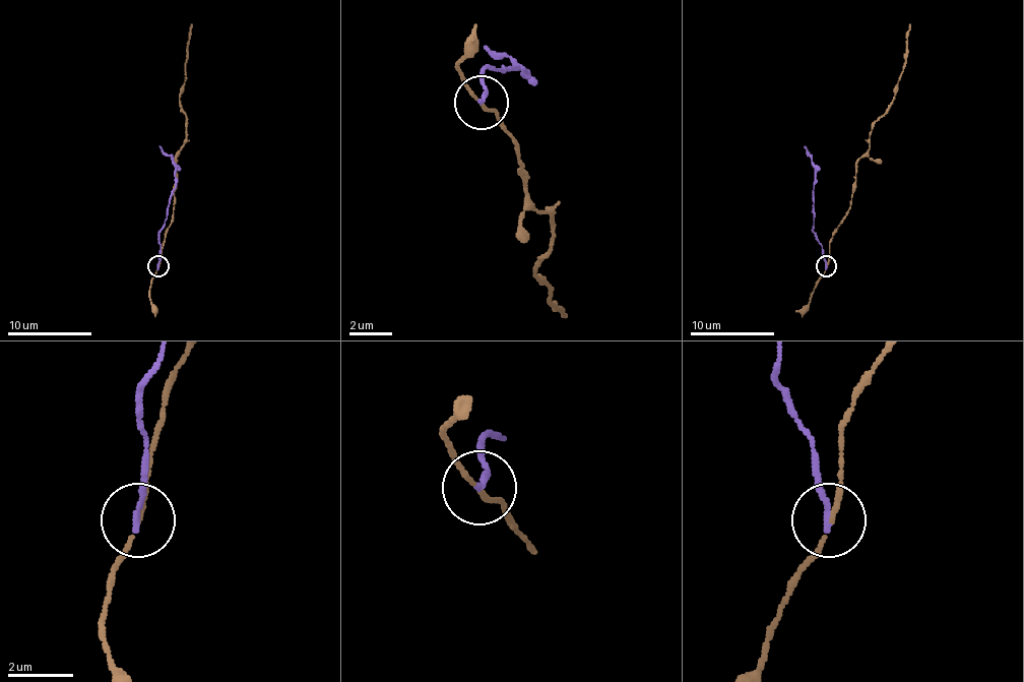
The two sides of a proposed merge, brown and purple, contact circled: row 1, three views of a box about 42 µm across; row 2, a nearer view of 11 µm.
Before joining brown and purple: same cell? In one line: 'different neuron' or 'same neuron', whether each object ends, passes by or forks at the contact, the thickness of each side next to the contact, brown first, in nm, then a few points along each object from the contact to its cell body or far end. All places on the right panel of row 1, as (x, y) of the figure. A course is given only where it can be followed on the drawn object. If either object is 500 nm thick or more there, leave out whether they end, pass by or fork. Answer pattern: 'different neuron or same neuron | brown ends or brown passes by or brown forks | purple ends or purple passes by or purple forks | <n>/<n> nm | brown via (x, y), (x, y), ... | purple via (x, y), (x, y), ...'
different neuron | brown passes by | purple ends | 120/180 nm | brown via (826, 266), (832, 233), (846, 213), (855, 164), (870, 146), (870, 132), (893, 101), (903, 71), (909, 24) | purple via (826, 266), (821, 244), (813, 231), (815, 166), (805, 146)

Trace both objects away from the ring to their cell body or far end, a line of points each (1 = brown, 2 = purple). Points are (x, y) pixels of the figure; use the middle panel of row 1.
1: (482, 101), (519, 154), (525, 197), (541, 213), (552, 213), (552, 245), (535, 272), (547, 299), (568, 315)
2: (482, 101), (488, 89), (488, 68), (525, 68), (525, 73), (482, 47)

